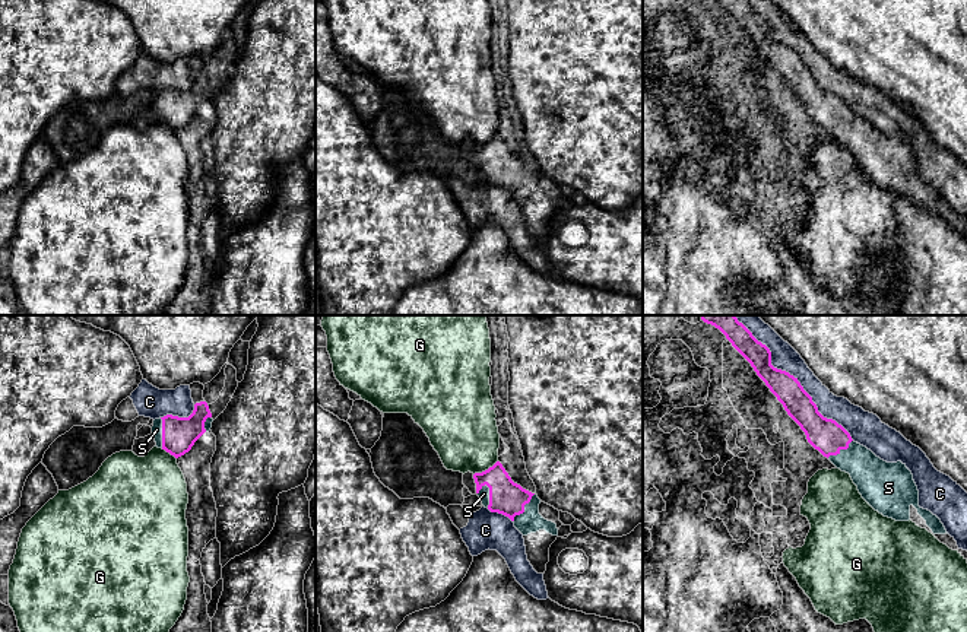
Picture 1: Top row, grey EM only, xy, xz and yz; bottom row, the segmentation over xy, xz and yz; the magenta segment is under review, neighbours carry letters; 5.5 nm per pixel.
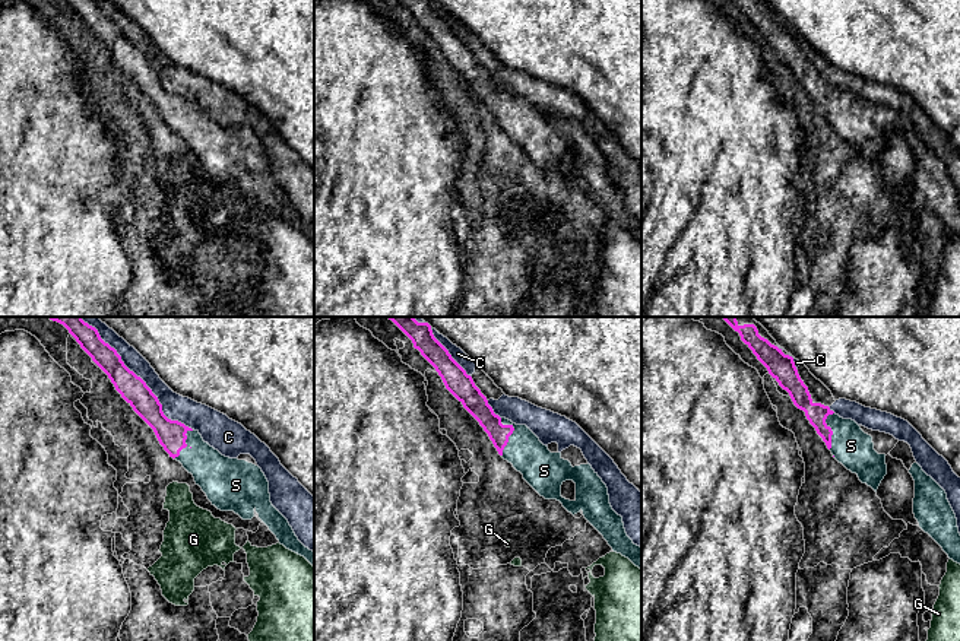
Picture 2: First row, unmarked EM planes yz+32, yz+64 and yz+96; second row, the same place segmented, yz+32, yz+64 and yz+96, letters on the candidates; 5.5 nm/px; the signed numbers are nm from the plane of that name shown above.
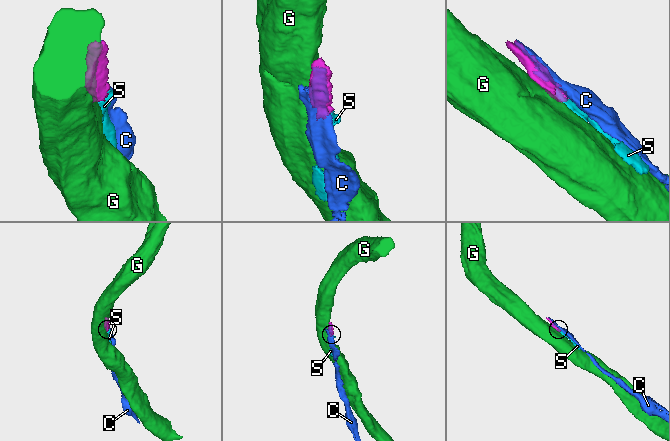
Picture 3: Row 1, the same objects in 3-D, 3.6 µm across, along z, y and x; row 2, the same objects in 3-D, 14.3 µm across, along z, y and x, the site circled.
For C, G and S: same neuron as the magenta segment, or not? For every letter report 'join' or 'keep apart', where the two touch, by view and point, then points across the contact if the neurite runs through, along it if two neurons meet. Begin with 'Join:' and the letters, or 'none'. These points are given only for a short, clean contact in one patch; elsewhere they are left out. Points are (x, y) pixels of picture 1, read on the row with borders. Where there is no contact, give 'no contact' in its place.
Join: S
C: keep apart; meets magenta in yz at (793, 377)
G: keep apart; meets magenta in xz at (485, 470)
S: join; meets magenta in xz at (490, 495); runs through xz (507, 498), (490, 495), (484, 494)

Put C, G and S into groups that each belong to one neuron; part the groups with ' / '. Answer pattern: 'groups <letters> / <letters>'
groups C / G / S

